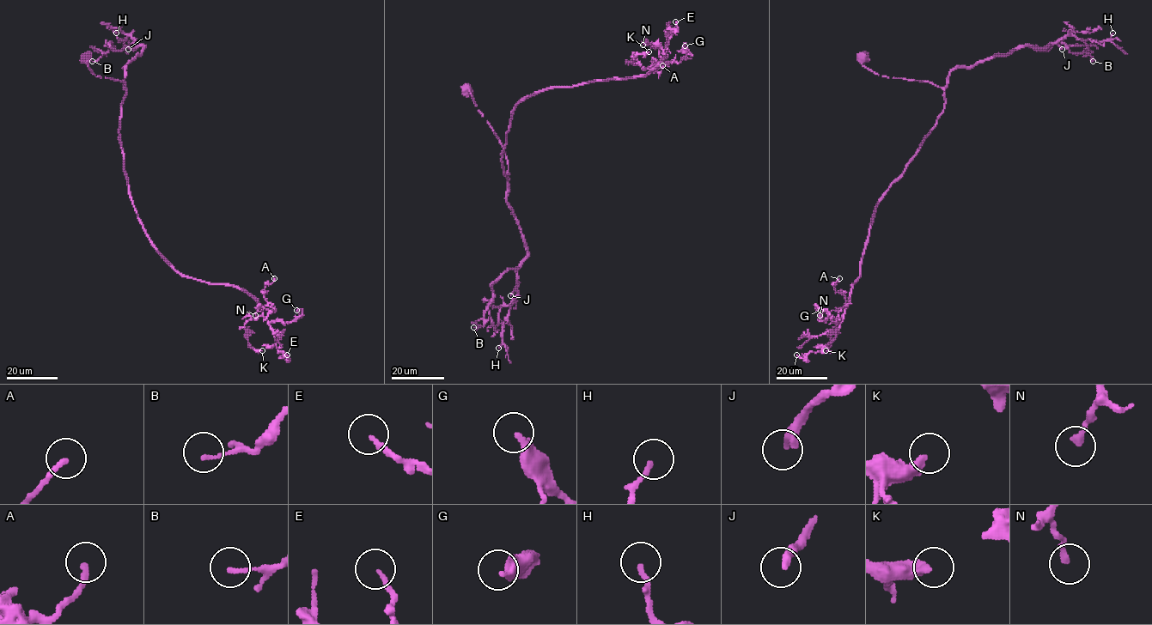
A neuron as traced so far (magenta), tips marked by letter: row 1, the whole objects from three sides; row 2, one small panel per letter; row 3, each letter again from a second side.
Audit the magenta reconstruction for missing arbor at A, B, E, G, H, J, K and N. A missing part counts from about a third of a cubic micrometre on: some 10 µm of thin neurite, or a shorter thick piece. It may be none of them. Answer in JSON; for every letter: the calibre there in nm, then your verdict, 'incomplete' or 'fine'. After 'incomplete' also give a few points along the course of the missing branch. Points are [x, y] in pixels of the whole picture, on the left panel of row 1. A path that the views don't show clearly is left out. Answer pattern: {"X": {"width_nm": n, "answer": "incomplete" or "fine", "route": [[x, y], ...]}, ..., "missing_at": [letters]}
{"A": {"width_nm": 220, "answer": "fine"}, "B": {"width_nm": 150, "answer": "fine"}, "E": {"width_nm": 170, "answer": "fine"}, "G": {"width_nm": 280, "answer": "fine"}, "H": {"width_nm": 180, "answer": "fine"}, "J": {"width_nm": 320, "answer": "fine"}, "K": {"width_nm": 320, "answer": "fine"}, "N": {"width_nm": 240, "answer": "fine"}, "missing_at": []}

